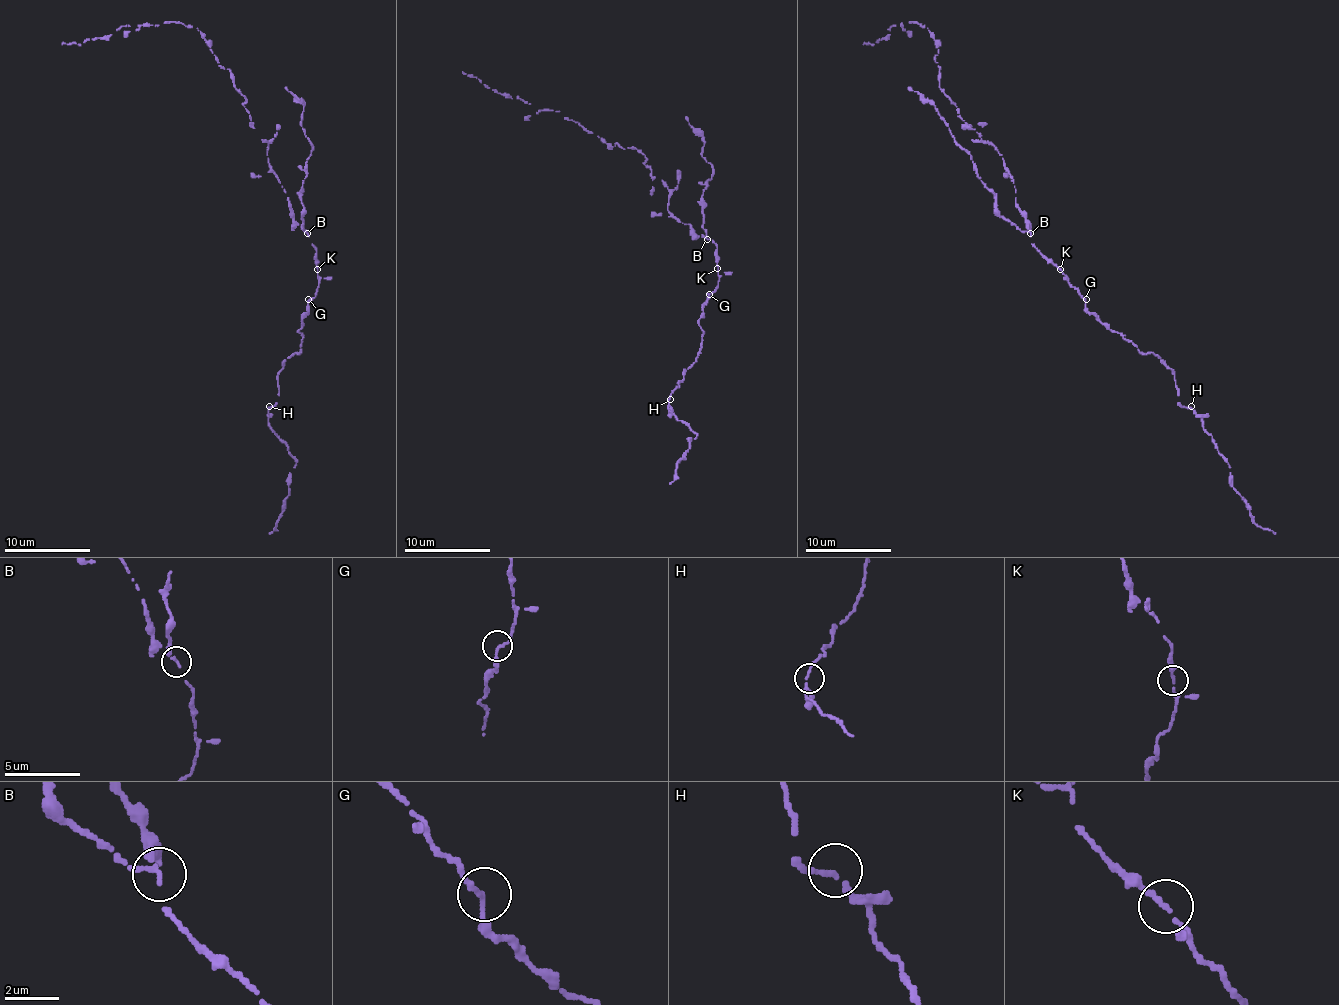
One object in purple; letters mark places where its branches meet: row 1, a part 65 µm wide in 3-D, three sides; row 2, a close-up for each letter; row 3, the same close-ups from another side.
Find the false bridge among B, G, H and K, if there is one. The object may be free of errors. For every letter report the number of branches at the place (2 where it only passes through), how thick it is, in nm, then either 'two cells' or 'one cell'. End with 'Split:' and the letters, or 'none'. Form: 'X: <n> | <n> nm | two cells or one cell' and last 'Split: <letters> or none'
B: 2 | 180 nm | two cells
G: 2 | 180 nm | one cell
H: 2 | 180 nm | one cell
K: 2 | 180 nm | one cell
Split: B

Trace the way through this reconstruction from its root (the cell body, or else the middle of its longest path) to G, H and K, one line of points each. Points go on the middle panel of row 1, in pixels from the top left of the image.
G: (704, 236), (717, 247), (719, 275), (717, 288), (709, 294)
H: (704, 236), (717, 247), (719, 281), (698, 320), (702, 348), (670, 399)
K: (704, 236), (717, 247), (717, 268)

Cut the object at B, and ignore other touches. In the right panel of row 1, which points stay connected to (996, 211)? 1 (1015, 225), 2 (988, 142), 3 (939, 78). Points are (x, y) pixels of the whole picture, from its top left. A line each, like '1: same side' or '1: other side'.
1: same side
2: other side
3: other side

